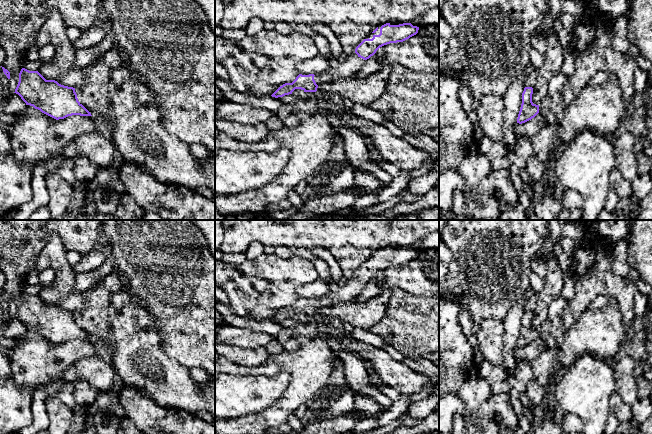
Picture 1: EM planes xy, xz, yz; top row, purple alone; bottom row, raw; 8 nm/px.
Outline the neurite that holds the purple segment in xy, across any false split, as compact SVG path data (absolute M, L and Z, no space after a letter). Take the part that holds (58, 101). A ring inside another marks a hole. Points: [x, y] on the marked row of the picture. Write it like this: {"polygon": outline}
{"polygon": "M22 68L15 89L26 105L33 106L42 113L56 119L72 115L92 116L78 101L75 88L46 80L38 71Z"}

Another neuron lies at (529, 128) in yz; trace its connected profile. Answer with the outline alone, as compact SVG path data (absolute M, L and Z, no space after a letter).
M538 113L531 120L522 124L516 123L514 125L515 138L517 139L519 136L525 136L528 138L529 136L538 133L539 130L546 127L548 124L549 122Z

